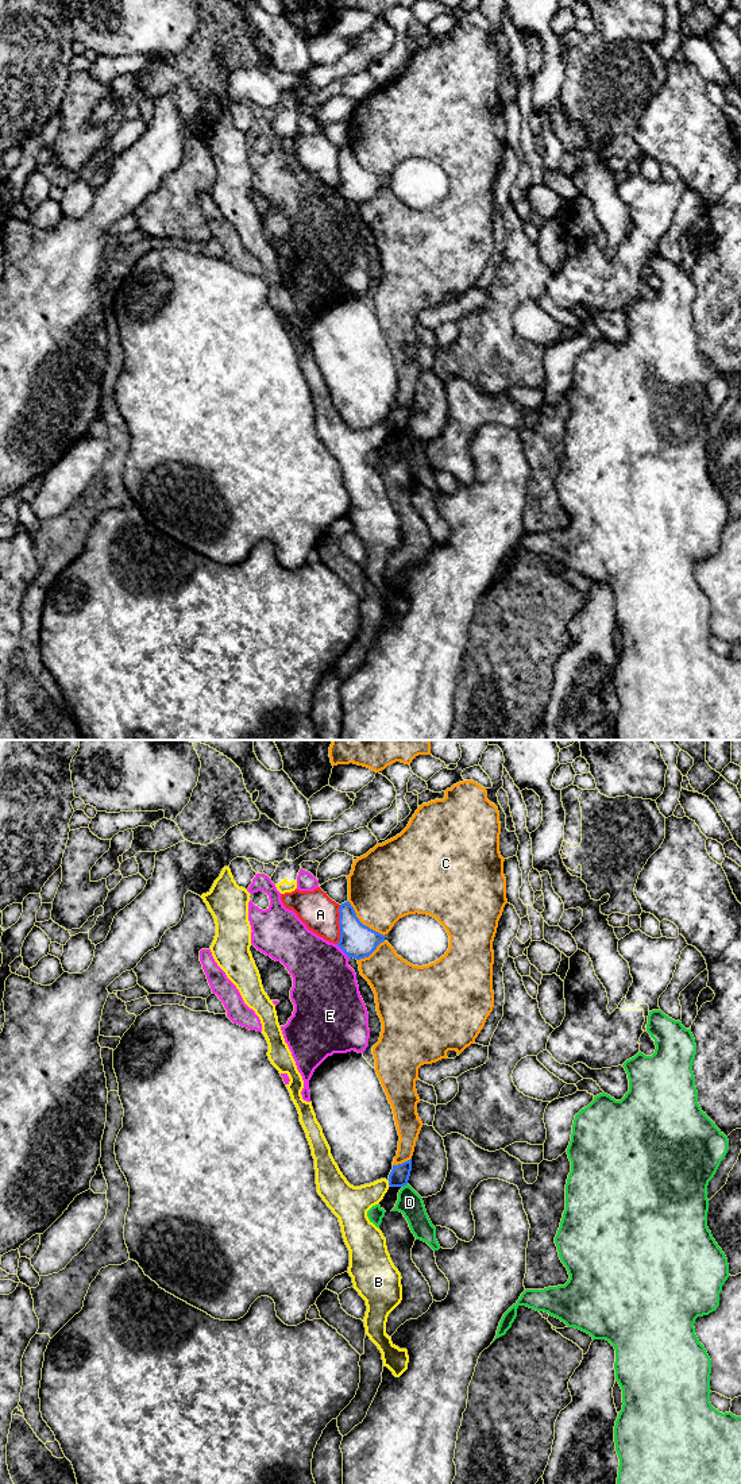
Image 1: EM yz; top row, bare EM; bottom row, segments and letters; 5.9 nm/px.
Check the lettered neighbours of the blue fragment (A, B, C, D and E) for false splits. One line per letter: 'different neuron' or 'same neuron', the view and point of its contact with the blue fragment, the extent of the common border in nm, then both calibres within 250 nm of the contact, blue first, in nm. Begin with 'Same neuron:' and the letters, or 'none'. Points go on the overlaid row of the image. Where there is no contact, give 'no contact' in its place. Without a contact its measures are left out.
Same neuron: none
A: different neuron; meets blue in yz at (339, 924); contact 240 nm long; 200 nm thick on the blue side, 220 nm on the other
B: different neuron; meets blue in yz at (389, 1182); contact 40 nm long; 120 nm thick on the blue side, 190 nm on the other
C: different neuron; meets blue in yz at (361, 922); contact 300 nm long; 200 nm thick on the blue side, 420 nm on the other
D: different neuron; meets blue in yz at (404, 1184); contact 40 nm long; 120 nm thick on the blue side, 150 nm on the other
E: different neuron; meets blue in yz at (343, 951); contact 120 nm long; 200 nm thick on the blue side, 380 nm on the other

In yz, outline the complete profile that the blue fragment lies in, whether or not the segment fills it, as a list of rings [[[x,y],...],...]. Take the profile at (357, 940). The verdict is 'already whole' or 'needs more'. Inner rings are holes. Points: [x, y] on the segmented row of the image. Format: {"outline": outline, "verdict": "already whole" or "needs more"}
{"outline": [[[347,901],[340,905],[340,941],[337,947],[356,960],[368,957],[377,947],[385,941],[385,936],[363,925],[351,903]]], "verdict": "already whole"}

